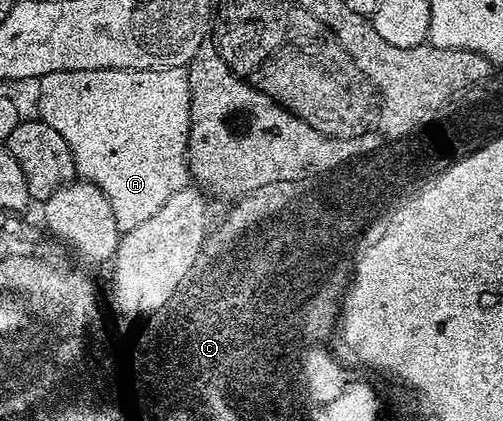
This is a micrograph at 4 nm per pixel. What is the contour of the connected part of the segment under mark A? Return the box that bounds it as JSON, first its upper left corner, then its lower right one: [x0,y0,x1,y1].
[37,68,190,233]

